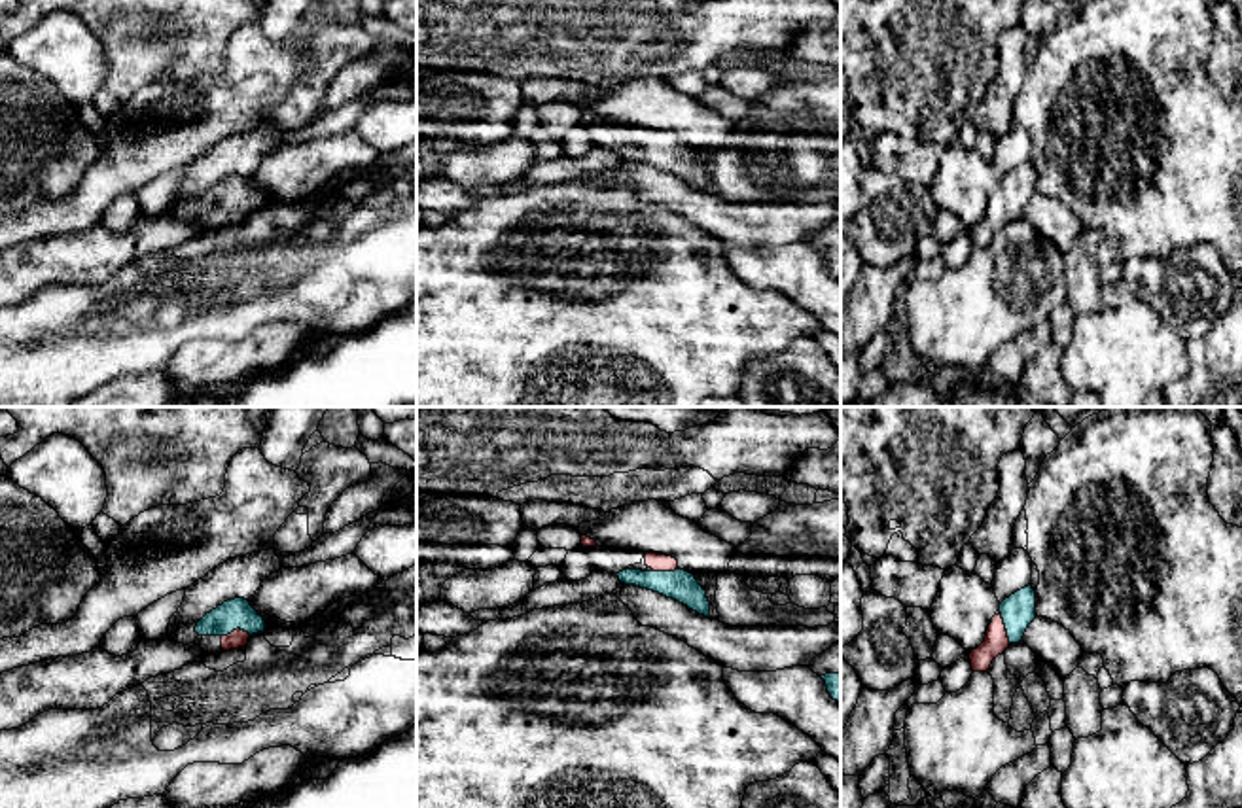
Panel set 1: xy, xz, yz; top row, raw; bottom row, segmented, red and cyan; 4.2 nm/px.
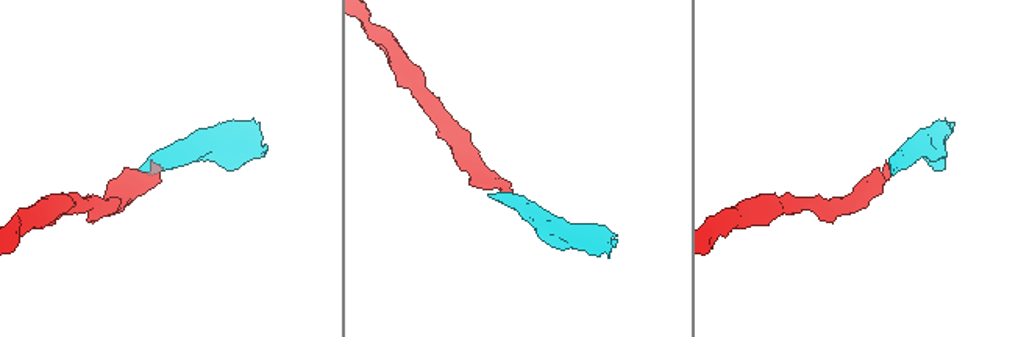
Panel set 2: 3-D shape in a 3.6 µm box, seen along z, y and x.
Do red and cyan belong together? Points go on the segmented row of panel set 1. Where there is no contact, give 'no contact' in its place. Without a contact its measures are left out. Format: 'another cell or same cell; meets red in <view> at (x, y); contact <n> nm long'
same cell; meets red in xy at (237, 629); contact 130 nm long

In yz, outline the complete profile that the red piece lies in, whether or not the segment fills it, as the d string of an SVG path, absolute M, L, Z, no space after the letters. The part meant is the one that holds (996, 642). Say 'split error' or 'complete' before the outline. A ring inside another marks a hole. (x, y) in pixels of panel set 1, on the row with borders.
split error | M1032 585L1017 590L1000 604L985 641L969 653L973 672L988 672L992 660L1011 643L1022 641L1028 624L1036 619L1036 590Z

